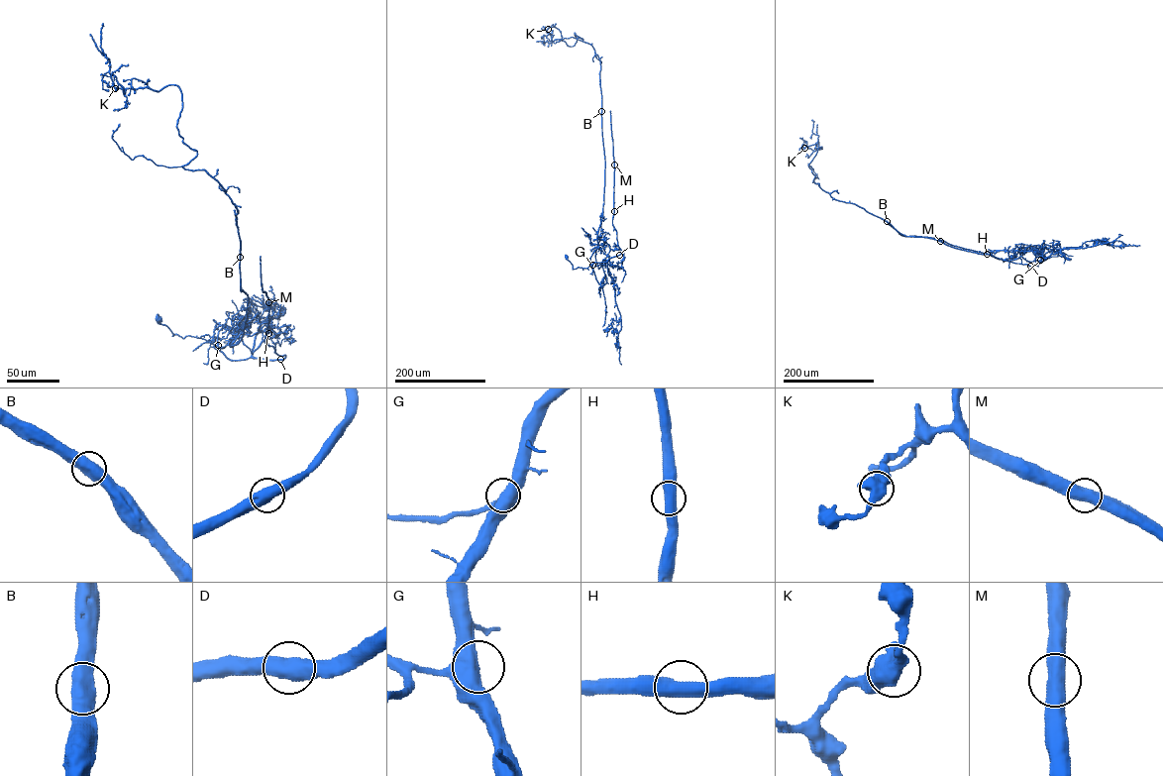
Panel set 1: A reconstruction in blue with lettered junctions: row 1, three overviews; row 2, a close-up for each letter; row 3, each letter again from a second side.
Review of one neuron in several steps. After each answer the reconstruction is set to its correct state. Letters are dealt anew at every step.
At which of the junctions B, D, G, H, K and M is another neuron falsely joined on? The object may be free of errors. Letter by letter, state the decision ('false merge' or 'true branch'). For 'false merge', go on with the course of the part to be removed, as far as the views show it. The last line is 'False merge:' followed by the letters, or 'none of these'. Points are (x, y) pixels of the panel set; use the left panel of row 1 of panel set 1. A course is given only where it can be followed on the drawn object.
B: true branch
D: true branch
G: true branch
H: true branch
K: true branch
M: true branch
False merge: none of these

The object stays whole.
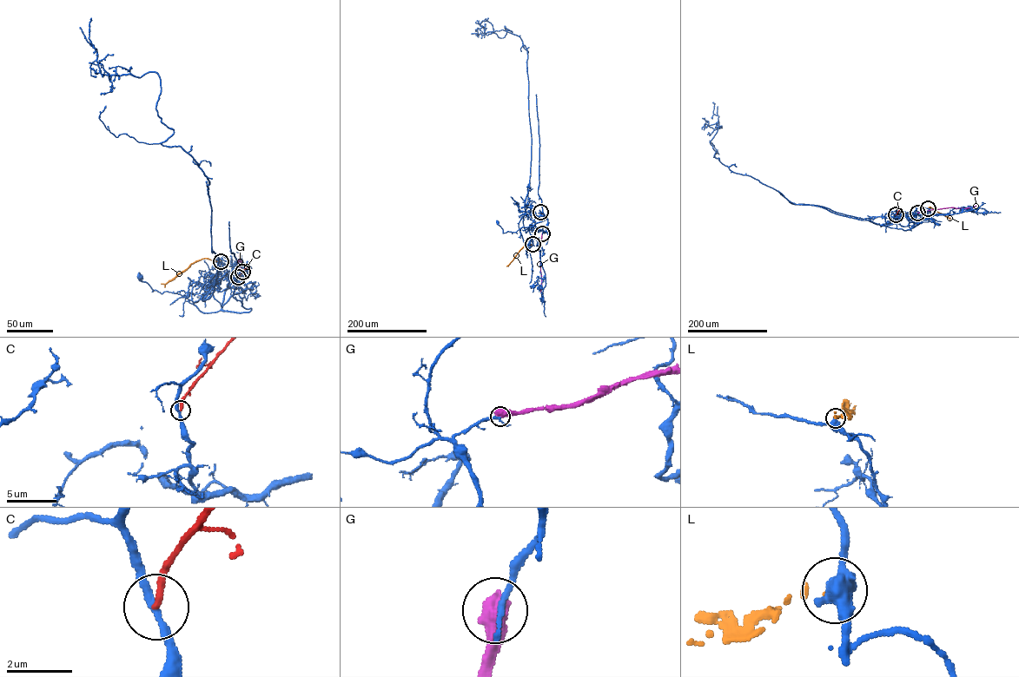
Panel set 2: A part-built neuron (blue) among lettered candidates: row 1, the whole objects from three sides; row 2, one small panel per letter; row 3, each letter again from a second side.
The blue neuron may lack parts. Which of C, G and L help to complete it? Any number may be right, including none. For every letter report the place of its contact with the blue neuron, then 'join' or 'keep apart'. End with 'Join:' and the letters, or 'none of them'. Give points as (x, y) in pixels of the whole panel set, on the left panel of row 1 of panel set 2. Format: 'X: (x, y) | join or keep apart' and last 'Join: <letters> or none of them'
C: (238, 277) | keep apart
G: (242, 272) | keep apart
L: (221, 261) | keep apart
Join: none of them

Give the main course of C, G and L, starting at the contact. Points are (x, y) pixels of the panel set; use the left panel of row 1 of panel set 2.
C: (239, 277), (245, 266)
G: (242, 272), (236, 265), (239, 259), (241, 262), (239, 255)
L: (221, 261), (201, 259), (166, 283), (161, 284)

